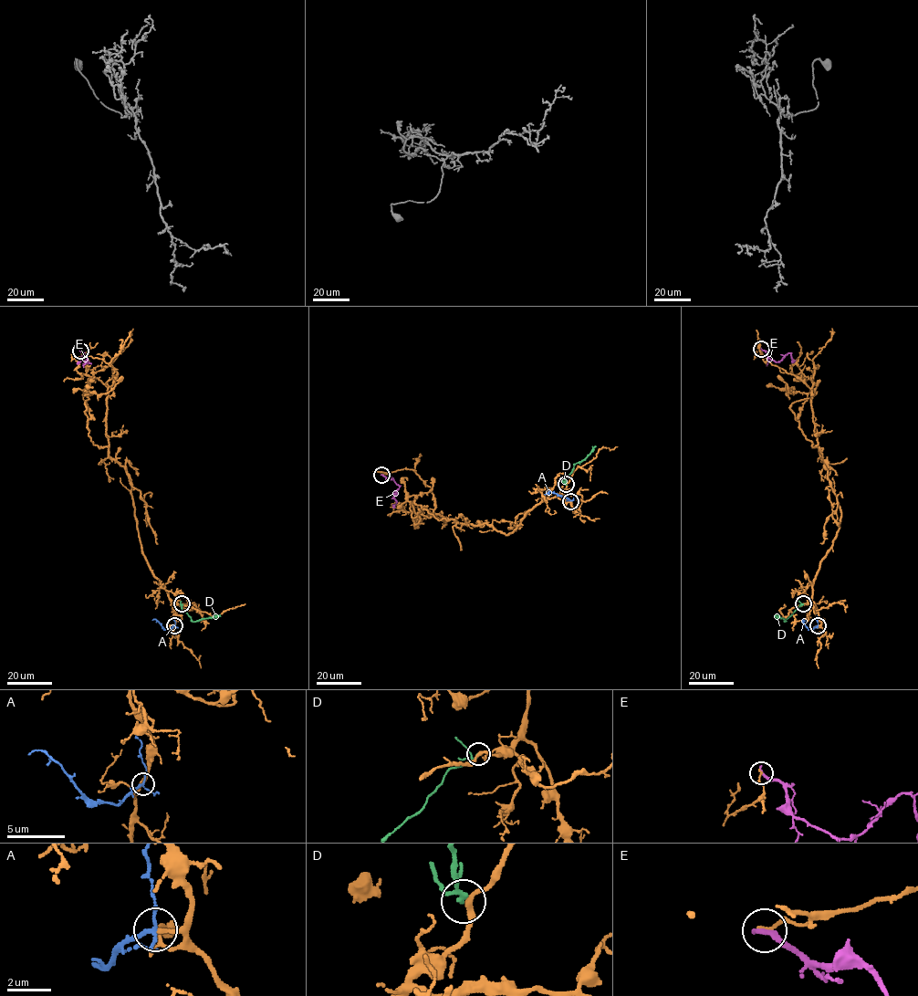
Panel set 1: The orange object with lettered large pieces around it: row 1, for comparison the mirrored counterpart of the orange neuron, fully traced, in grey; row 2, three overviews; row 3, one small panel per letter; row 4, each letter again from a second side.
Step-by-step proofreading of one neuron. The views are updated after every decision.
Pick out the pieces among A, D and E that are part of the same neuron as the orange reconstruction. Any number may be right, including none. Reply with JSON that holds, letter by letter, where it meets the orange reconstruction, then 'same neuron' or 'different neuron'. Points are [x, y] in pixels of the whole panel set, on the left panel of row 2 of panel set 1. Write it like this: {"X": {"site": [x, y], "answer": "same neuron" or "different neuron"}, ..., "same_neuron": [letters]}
{"A": {"site": [174, 625], "answer": "same neuron"}, "D": {"site": [182, 603], "answer": "different neuron"}, "E": {"site": [80, 351], "answer": "different neuron"}, "same_neuron": ["A"]}

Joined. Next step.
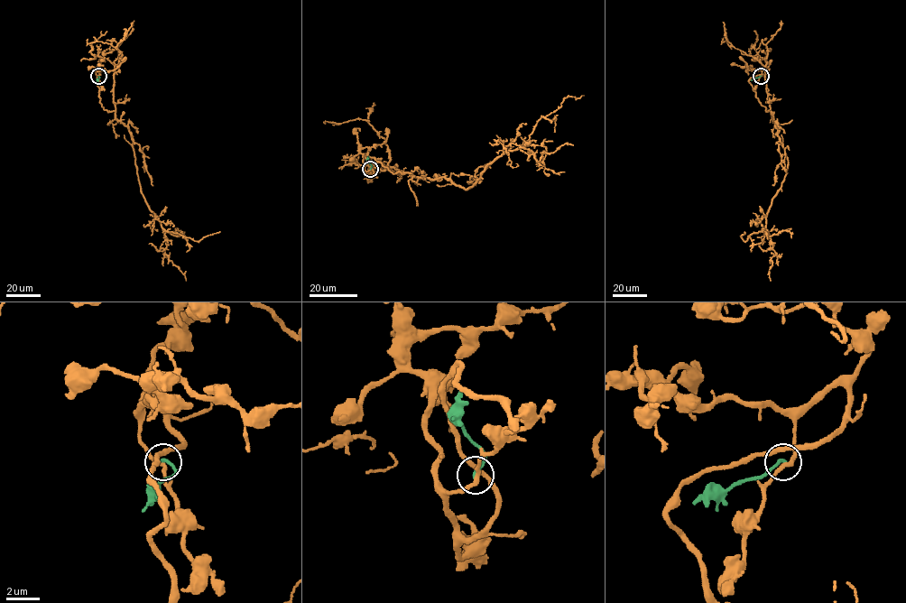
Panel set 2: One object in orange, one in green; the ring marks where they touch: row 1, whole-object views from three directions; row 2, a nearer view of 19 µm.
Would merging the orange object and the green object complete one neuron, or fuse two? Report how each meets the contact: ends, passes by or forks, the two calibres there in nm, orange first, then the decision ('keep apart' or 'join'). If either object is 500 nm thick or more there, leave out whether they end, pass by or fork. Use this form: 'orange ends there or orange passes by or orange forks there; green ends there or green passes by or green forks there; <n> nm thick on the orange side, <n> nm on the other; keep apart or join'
orange forks there; green ends there; 190 nm thick on the orange side, 200 nm on the other; keep apart

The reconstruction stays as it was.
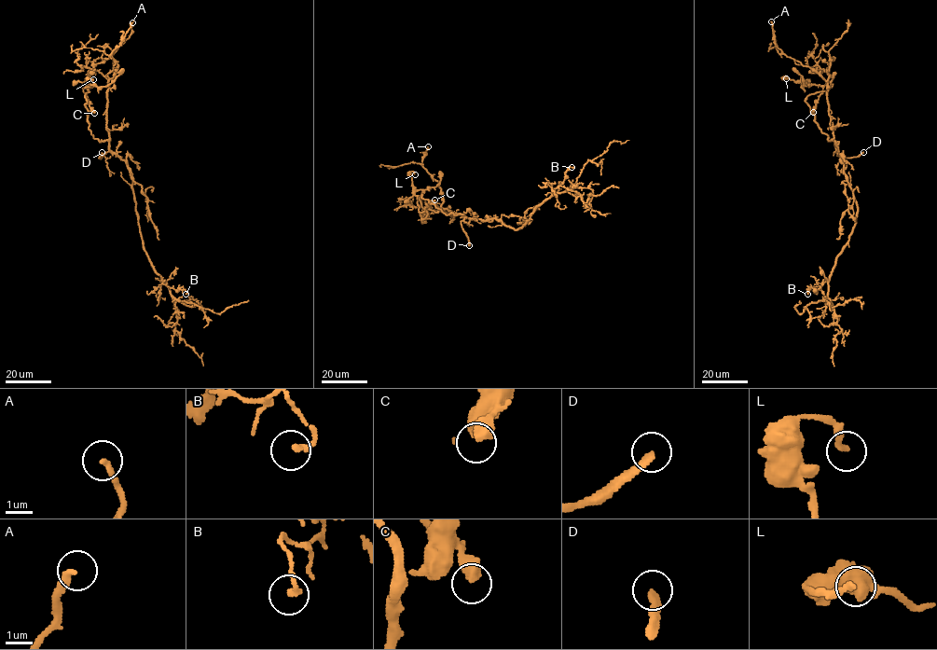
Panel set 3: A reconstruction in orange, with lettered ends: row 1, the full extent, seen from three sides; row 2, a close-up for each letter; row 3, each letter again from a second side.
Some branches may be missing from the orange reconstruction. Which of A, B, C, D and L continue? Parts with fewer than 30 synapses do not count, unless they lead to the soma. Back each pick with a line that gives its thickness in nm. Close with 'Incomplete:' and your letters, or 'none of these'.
D: Thickness 280 nm
Incomplete: D

